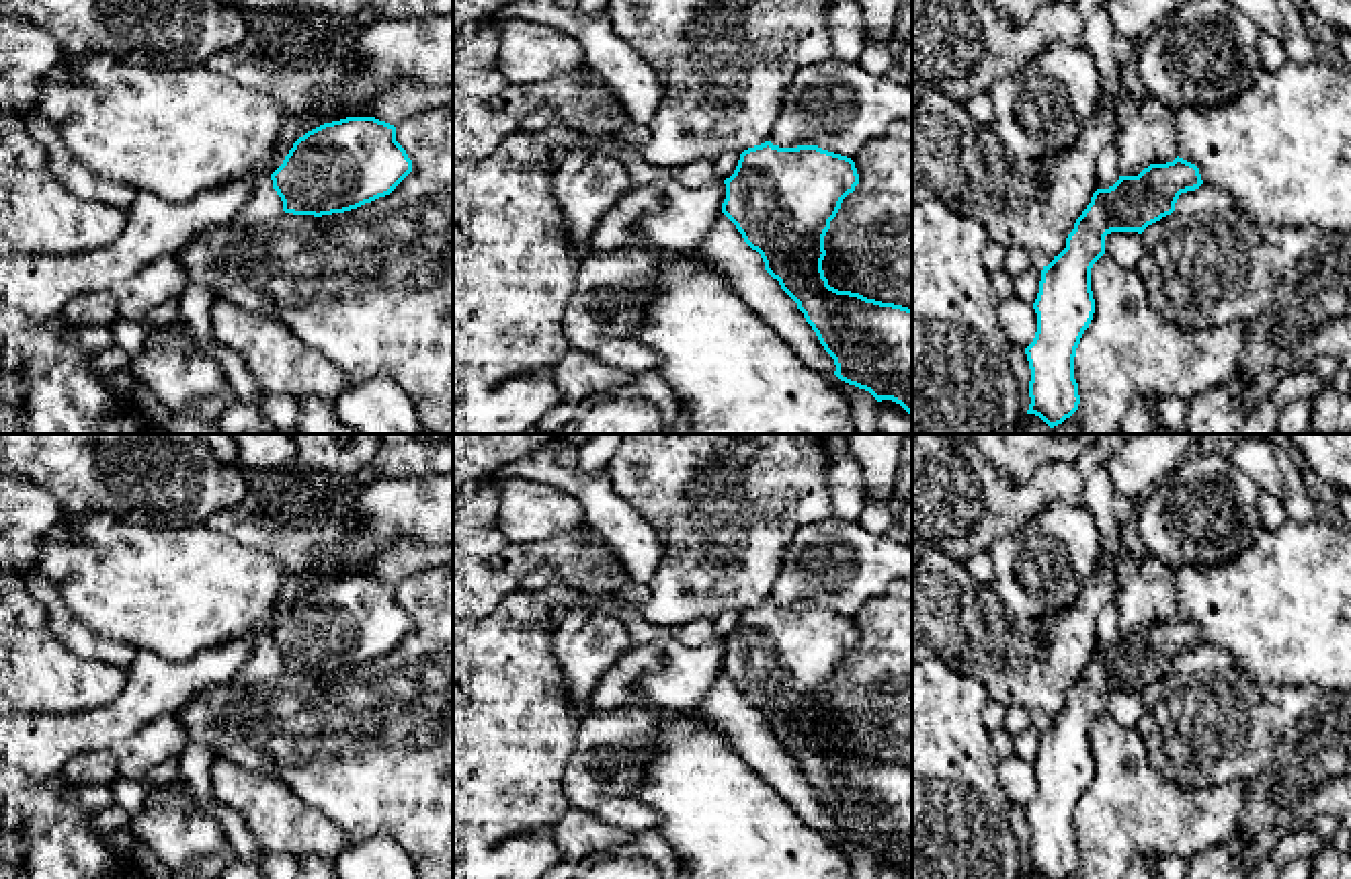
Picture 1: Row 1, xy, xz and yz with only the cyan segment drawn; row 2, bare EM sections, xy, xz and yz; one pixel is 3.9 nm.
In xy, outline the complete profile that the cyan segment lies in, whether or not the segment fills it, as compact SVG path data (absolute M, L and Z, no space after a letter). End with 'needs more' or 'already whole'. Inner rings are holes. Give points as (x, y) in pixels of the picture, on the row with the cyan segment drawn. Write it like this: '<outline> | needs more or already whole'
M346 117L299 137L271 180L285 213L322 217L390 195L410 172L394 125Z | already whole

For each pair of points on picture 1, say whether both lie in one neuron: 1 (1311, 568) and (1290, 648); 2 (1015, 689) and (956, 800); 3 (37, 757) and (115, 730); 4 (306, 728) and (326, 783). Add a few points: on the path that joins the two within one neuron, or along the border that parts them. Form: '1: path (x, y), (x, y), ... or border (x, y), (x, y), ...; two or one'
1: path (1311, 589), (1311, 597), (1290, 617), (1290, 628); one
2: border (952, 668), (972, 677), (989, 699); two
3: path (56, 738), (97, 730); one
4: path (320, 742), (326, 748), (326, 769); one

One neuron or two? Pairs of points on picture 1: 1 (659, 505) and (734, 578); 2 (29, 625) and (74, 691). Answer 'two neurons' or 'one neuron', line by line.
1: one neuron
2: one neuron

